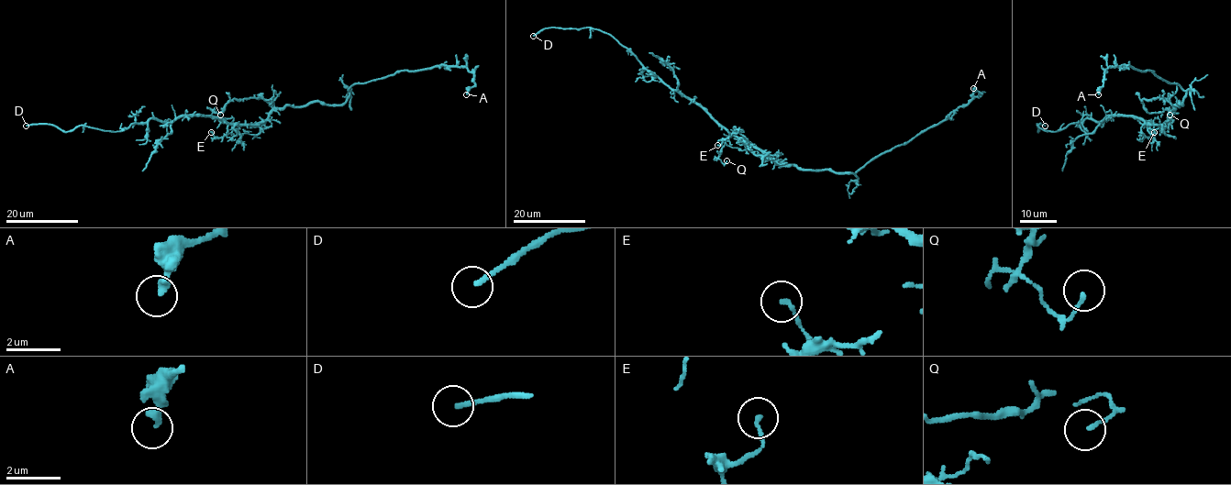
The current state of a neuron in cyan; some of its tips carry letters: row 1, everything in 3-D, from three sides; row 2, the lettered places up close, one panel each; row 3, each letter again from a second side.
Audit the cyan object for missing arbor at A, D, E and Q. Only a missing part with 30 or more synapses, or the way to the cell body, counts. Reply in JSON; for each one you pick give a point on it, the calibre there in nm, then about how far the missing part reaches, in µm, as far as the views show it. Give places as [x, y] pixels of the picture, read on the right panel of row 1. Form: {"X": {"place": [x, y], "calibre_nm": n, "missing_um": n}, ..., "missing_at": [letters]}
{"D": {"place": [1045, 126], "calibre_nm": 170, "missing_um": 15}, "missing_at": ["D"]}

